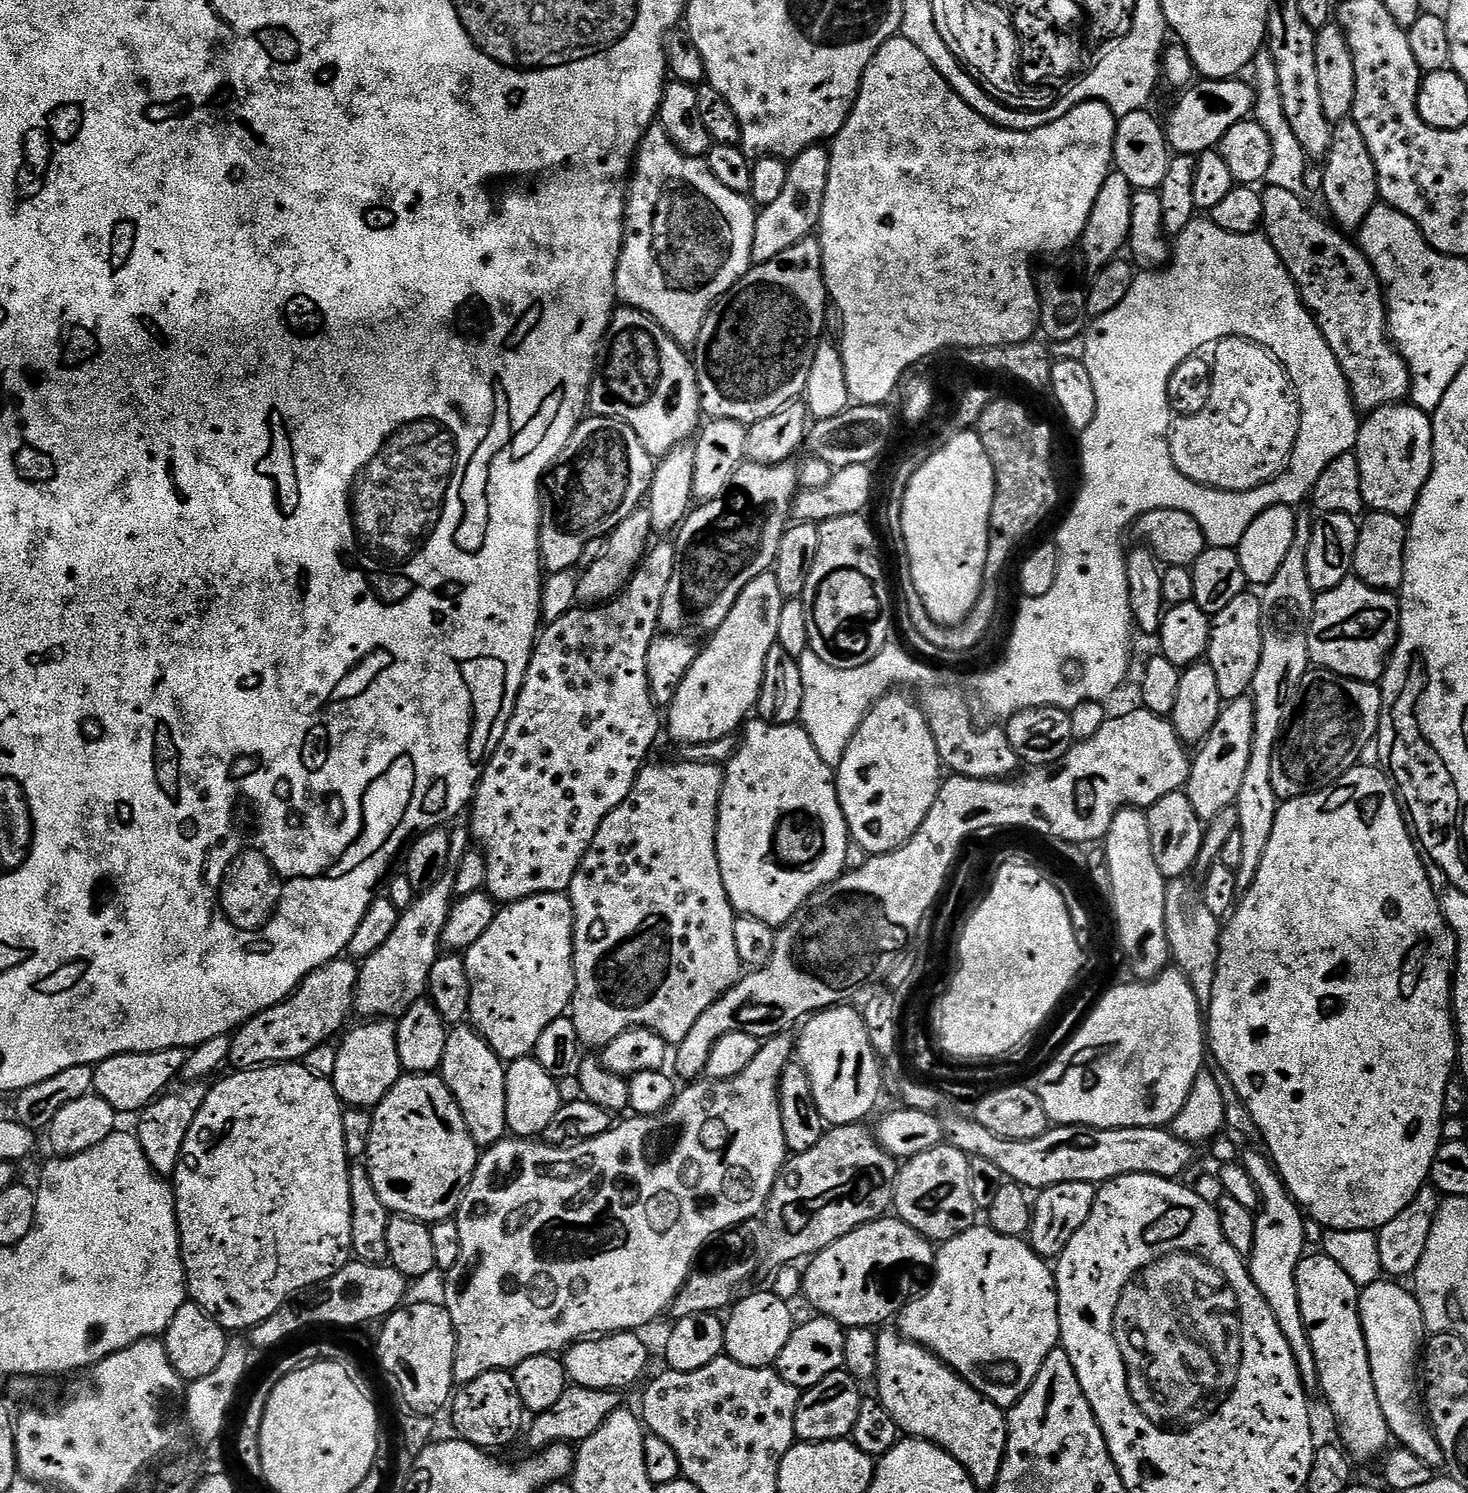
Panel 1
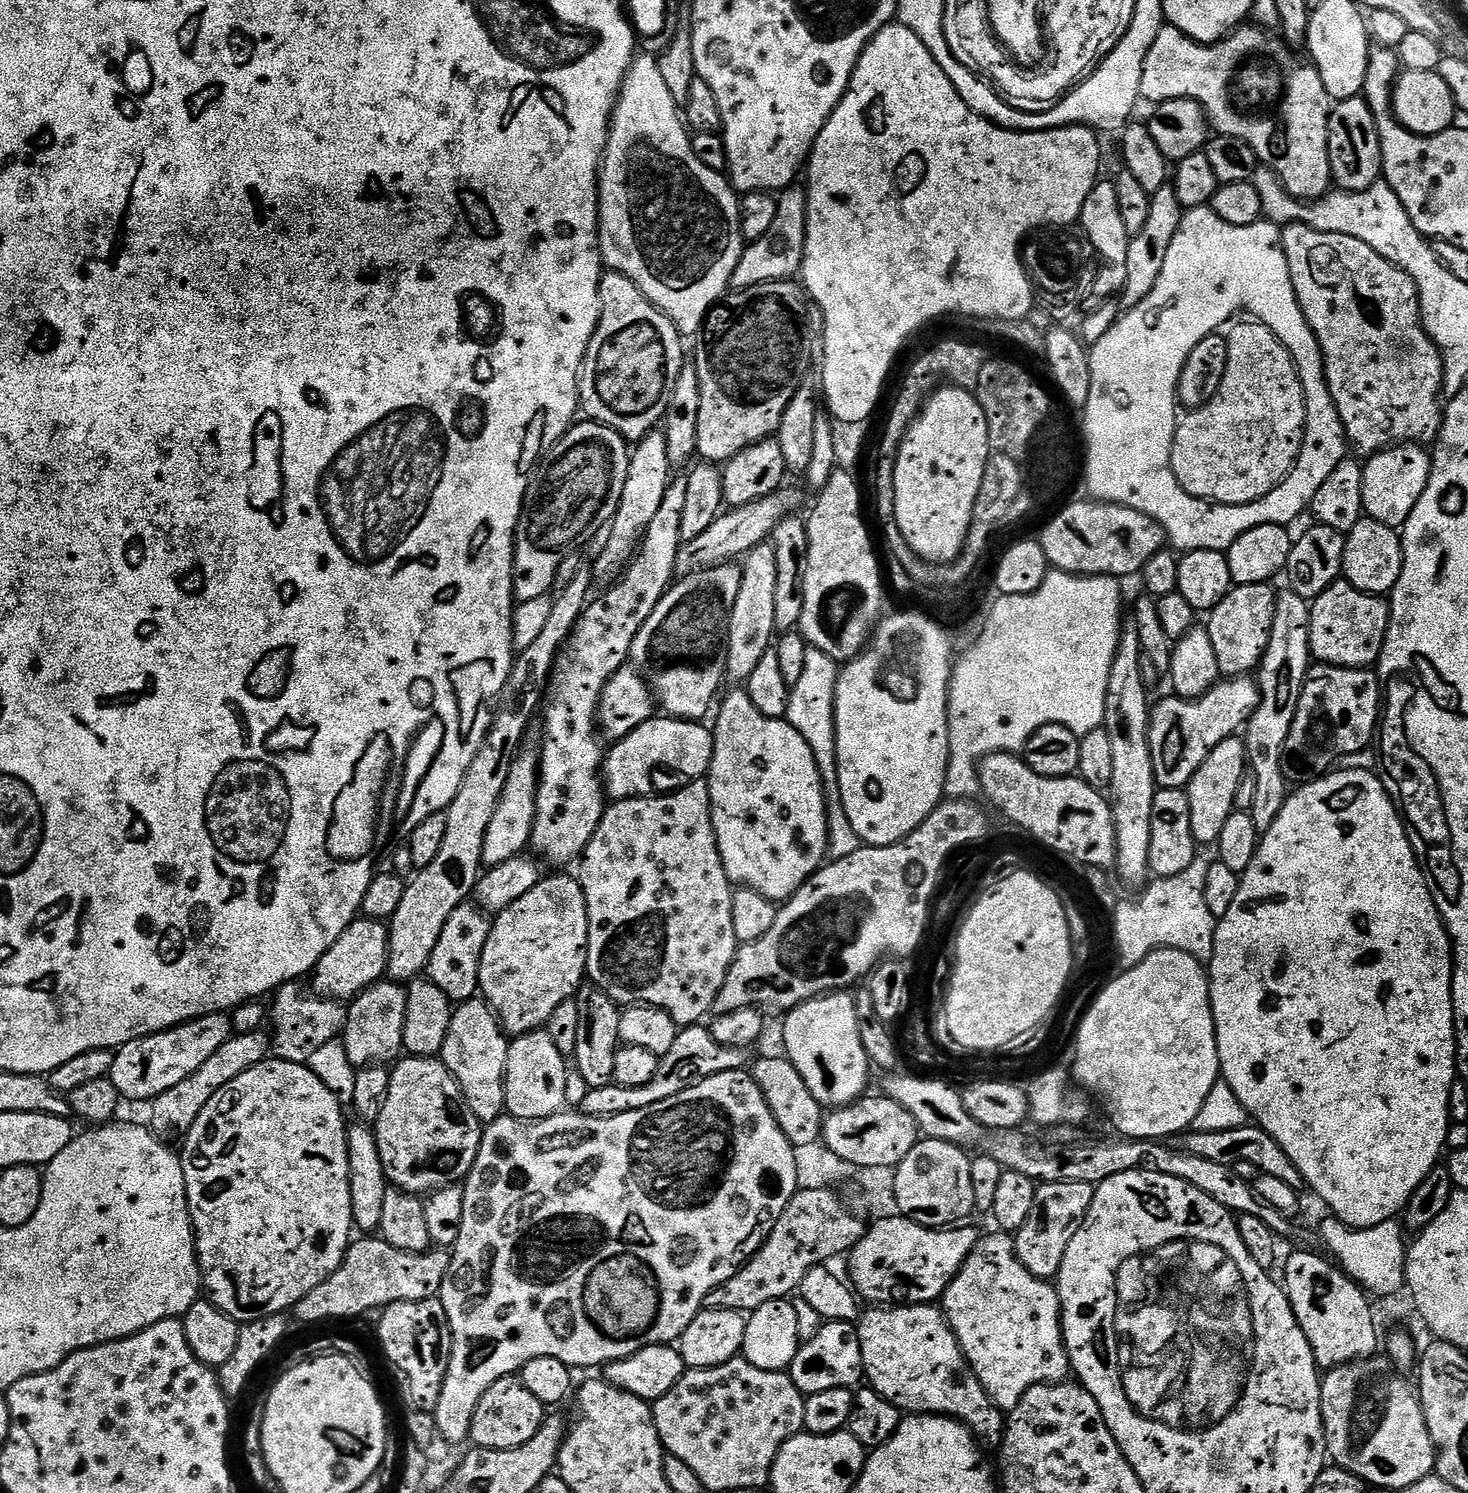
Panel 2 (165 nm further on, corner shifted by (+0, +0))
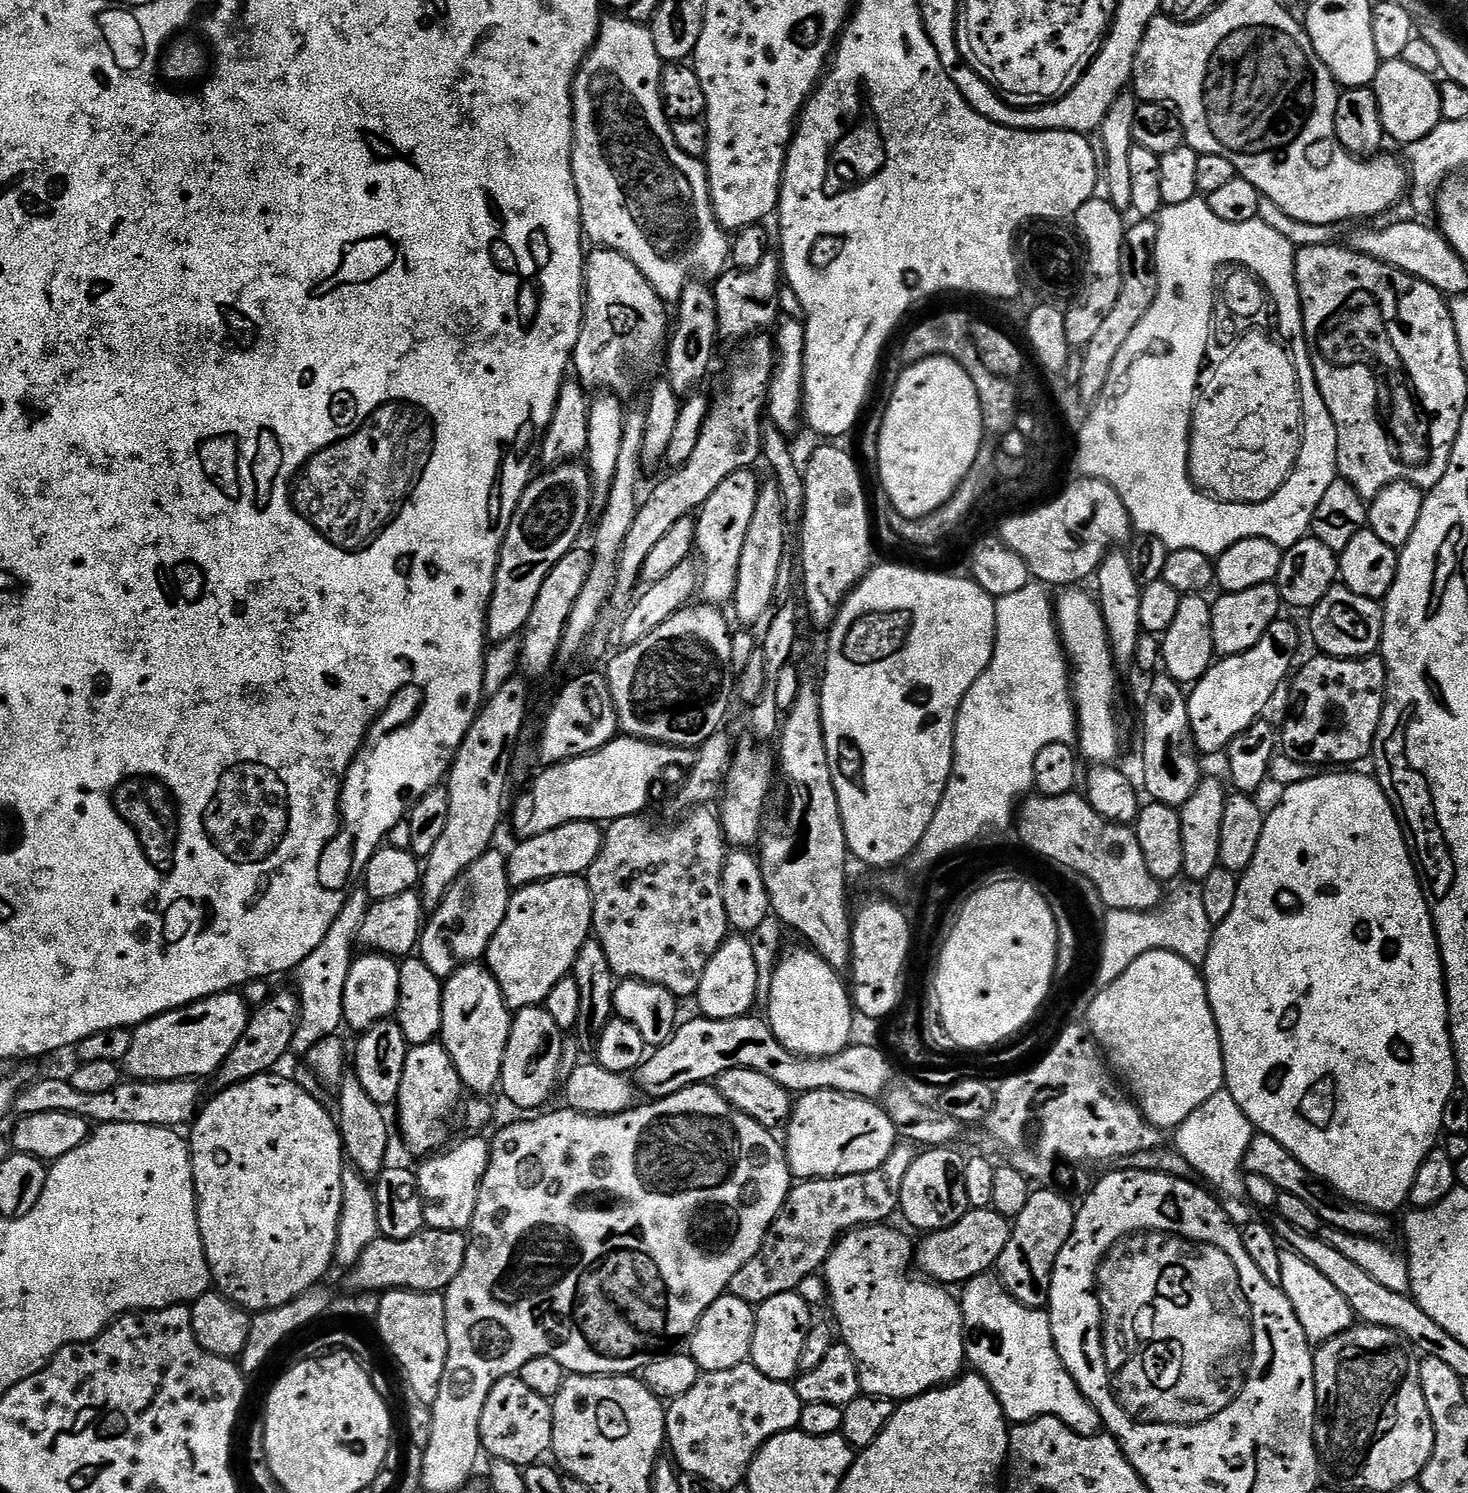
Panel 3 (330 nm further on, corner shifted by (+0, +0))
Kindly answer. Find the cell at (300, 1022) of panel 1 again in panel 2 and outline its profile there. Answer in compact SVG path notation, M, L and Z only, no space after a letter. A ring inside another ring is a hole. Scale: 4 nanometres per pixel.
M353 920L352 925L338 938L338 942L334 942L334 946L330 946L326 954L322 954L310 976L311 987L323 997L351 1002L361 996L371 984L379 984L385 979L388 970L388 927L382 920Z

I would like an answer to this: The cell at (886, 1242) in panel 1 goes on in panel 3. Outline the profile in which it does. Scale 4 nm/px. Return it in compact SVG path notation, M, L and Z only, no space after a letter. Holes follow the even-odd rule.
M972 1208L958 1223L927 1233L915 1249L914 1260L918 1268L920 1264L919 1271L935 1283L960 1286L999 1265L1000 1255L1002 1250L1006 1250L1011 1233L1009 1217L998 1214L995 1208Z

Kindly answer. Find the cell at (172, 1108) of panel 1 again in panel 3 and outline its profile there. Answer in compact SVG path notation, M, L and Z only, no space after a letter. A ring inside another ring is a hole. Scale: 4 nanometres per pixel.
M295 991L279 992L249 1015L244 1037L240 1039L238 1046L234 1046L234 1050L230 1050L226 1062L222 1062L222 1066L214 1073L217 1089L223 1090L255 1076L271 1073L275 1069L272 1067L284 1055L292 1052L296 1026L300 1021L300 997Z

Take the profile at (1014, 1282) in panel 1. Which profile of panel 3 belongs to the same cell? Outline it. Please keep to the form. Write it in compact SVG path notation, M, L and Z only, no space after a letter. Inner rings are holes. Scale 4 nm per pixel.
M995 1275L976 1276L963 1285L964 1296L959 1297L960 1309L964 1315L964 1355L977 1373L994 1390L1005 1416L1013 1425L1025 1424L1043 1416L1057 1416L1064 1424L1069 1424L1080 1436L1095 1436L1101 1431L1098 1410L1084 1397L1082 1390L1070 1378L1058 1350L1054 1346L1054 1334L1047 1311L1027 1308L1009 1294Z

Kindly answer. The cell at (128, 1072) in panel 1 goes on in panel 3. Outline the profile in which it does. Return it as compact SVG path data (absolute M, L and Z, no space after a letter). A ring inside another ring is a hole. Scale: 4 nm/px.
M239 991L223 992L184 1008L164 1012L144 1024L137 1024L130 1042L130 1054L122 1061L133 1080L191 1080L211 1077L238 1046L248 1025L250 1005Z

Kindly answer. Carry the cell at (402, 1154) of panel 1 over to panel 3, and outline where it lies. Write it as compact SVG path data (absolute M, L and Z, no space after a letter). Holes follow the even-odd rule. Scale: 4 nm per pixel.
M443 1043L418 1044L409 1051L396 1104L400 1108L400 1132L404 1135L404 1144L414 1155L427 1158L449 1143L448 1115L456 1103L461 1103L460 1092L460 1075Z

